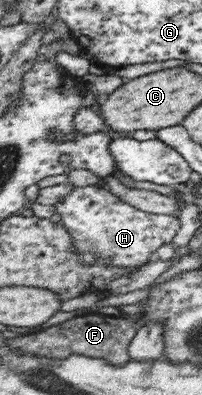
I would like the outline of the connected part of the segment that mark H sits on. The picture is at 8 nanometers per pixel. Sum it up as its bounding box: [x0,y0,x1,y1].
[54,186,180,270]

